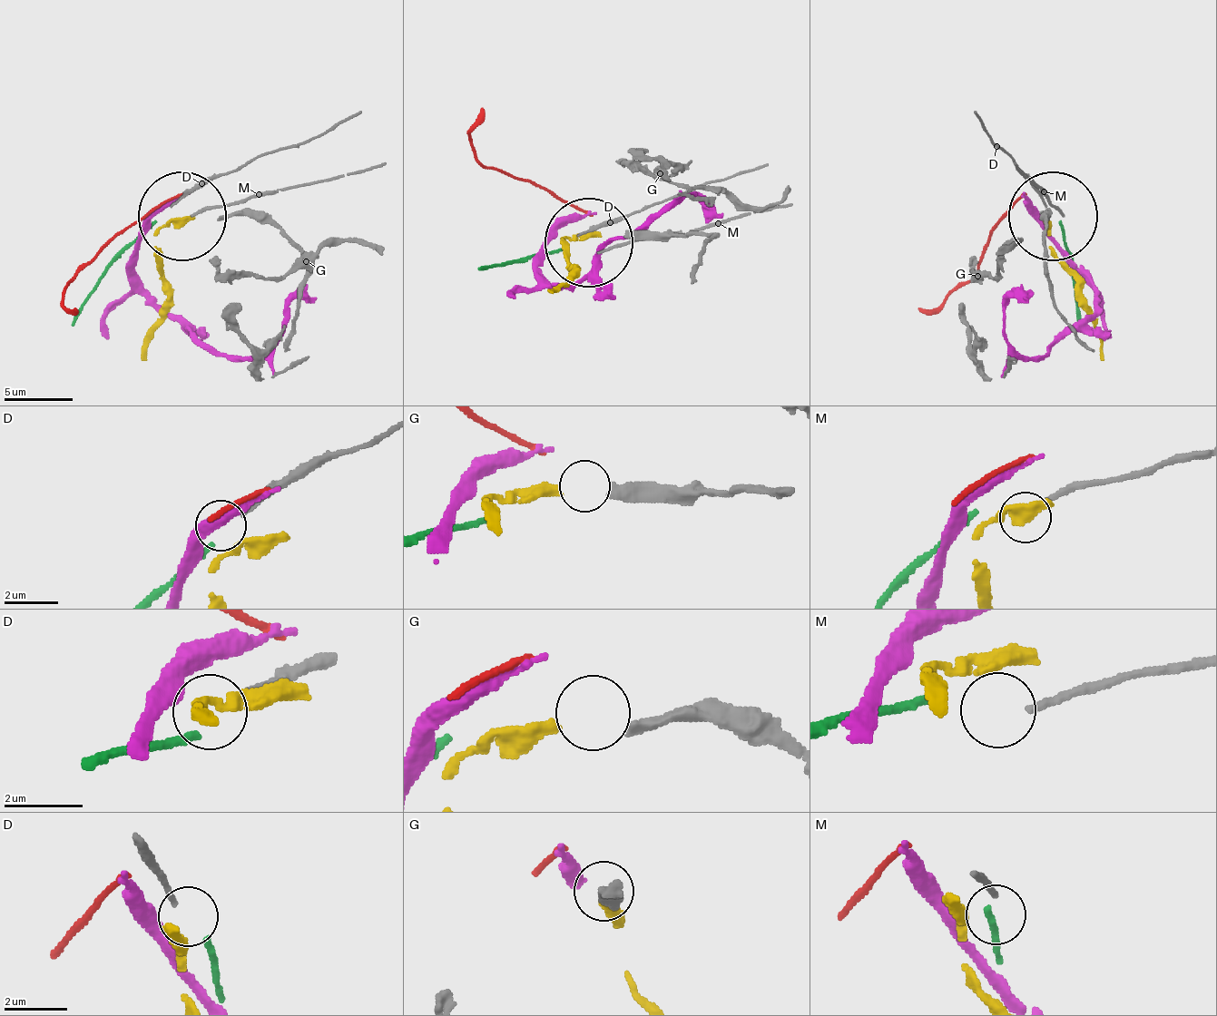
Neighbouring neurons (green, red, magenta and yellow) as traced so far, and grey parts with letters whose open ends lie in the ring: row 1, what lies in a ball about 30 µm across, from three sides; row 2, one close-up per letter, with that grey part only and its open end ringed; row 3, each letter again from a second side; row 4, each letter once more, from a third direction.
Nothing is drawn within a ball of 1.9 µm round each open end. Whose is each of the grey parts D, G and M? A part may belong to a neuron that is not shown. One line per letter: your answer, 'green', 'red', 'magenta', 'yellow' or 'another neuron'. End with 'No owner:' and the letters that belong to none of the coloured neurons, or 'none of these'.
D: another neuron
G: yellow
M: another neuron
No owner: D, M

